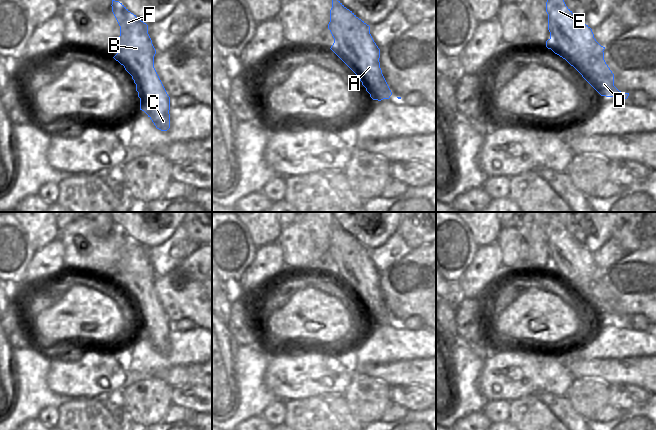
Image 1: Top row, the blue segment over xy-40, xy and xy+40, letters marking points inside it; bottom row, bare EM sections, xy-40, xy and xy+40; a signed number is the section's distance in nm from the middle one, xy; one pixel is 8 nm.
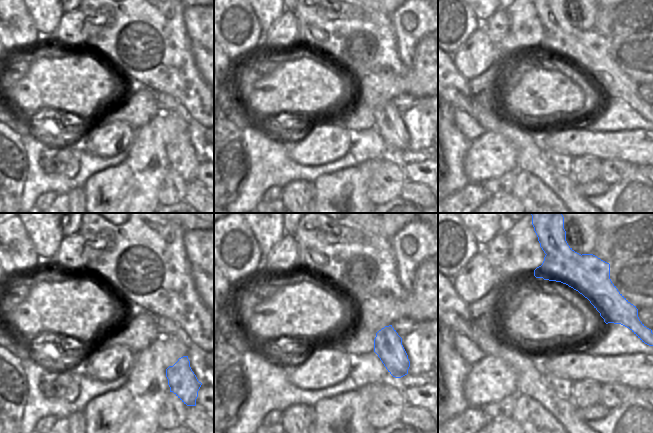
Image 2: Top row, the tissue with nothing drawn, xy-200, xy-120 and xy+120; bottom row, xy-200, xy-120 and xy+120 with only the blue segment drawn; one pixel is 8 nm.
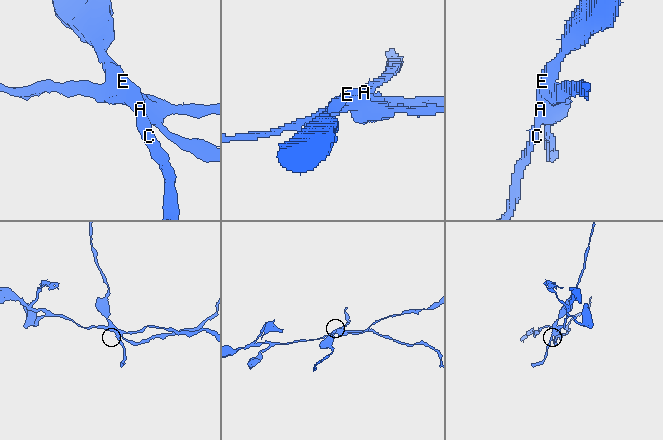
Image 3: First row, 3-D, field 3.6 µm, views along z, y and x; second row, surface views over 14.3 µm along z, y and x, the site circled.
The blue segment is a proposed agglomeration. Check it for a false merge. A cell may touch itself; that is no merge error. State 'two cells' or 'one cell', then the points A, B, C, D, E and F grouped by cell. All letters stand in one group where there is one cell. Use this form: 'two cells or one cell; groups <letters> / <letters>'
two cells; groups A B C E F / D

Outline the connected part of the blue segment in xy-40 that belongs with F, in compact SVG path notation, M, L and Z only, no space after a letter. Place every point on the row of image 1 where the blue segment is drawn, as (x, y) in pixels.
M112 0L112 12L120 26L118 52L113 57L132 76L144 111L157 129L170 128L170 97L155 68L156 50L148 34L148 25L122 3Z

